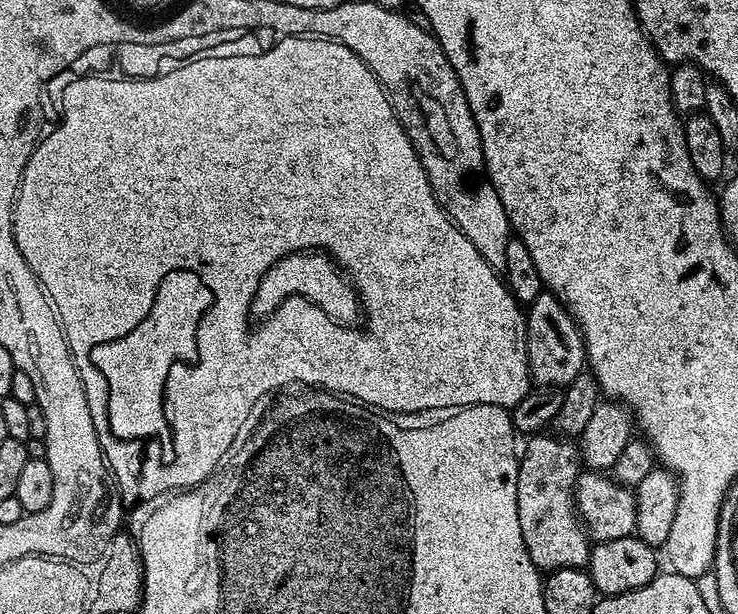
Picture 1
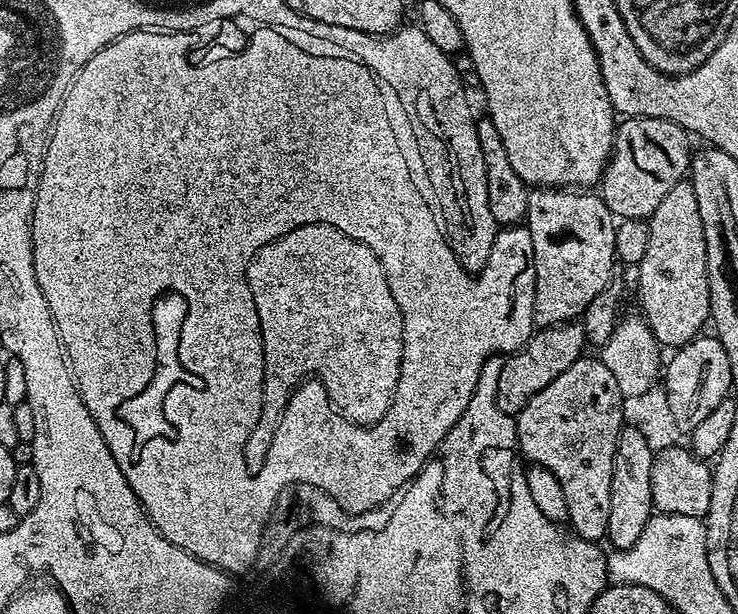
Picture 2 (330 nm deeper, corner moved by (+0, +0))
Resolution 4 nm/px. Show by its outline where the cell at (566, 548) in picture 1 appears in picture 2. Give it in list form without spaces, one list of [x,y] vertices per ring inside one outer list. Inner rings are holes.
[[[583,356],[577,359],[569,369],[564,370],[558,375],[545,389],[540,390],[523,407],[520,413],[515,417],[516,421],[516,439],[518,452],[528,464],[537,464],[546,470],[550,470],[550,474],[554,474],[554,478],[558,478],[562,490],[566,494],[566,510],[568,511],[567,523],[572,524],[571,531],[579,536],[582,540],[591,540],[600,542],[607,537],[608,527],[610,526],[610,482],[614,478],[614,454],[617,450],[618,434],[624,427],[623,418],[623,394],[618,387],[618,383],[609,368],[602,362],[599,357]]]

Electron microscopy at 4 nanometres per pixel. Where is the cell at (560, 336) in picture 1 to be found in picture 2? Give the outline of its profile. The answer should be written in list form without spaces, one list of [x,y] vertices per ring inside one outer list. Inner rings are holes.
[[[536,186],[528,194],[528,215],[526,226],[530,230],[530,242],[534,242],[534,274],[536,275],[536,285],[534,286],[534,310],[532,311],[532,323],[537,329],[553,328],[556,324],[567,324],[581,319],[584,311],[598,294],[601,294],[614,276],[612,267],[618,264],[616,255],[616,230],[617,221],[614,219],[612,211],[606,206],[606,202],[600,199],[599,195],[592,196],[588,190],[569,190],[564,186]]]

